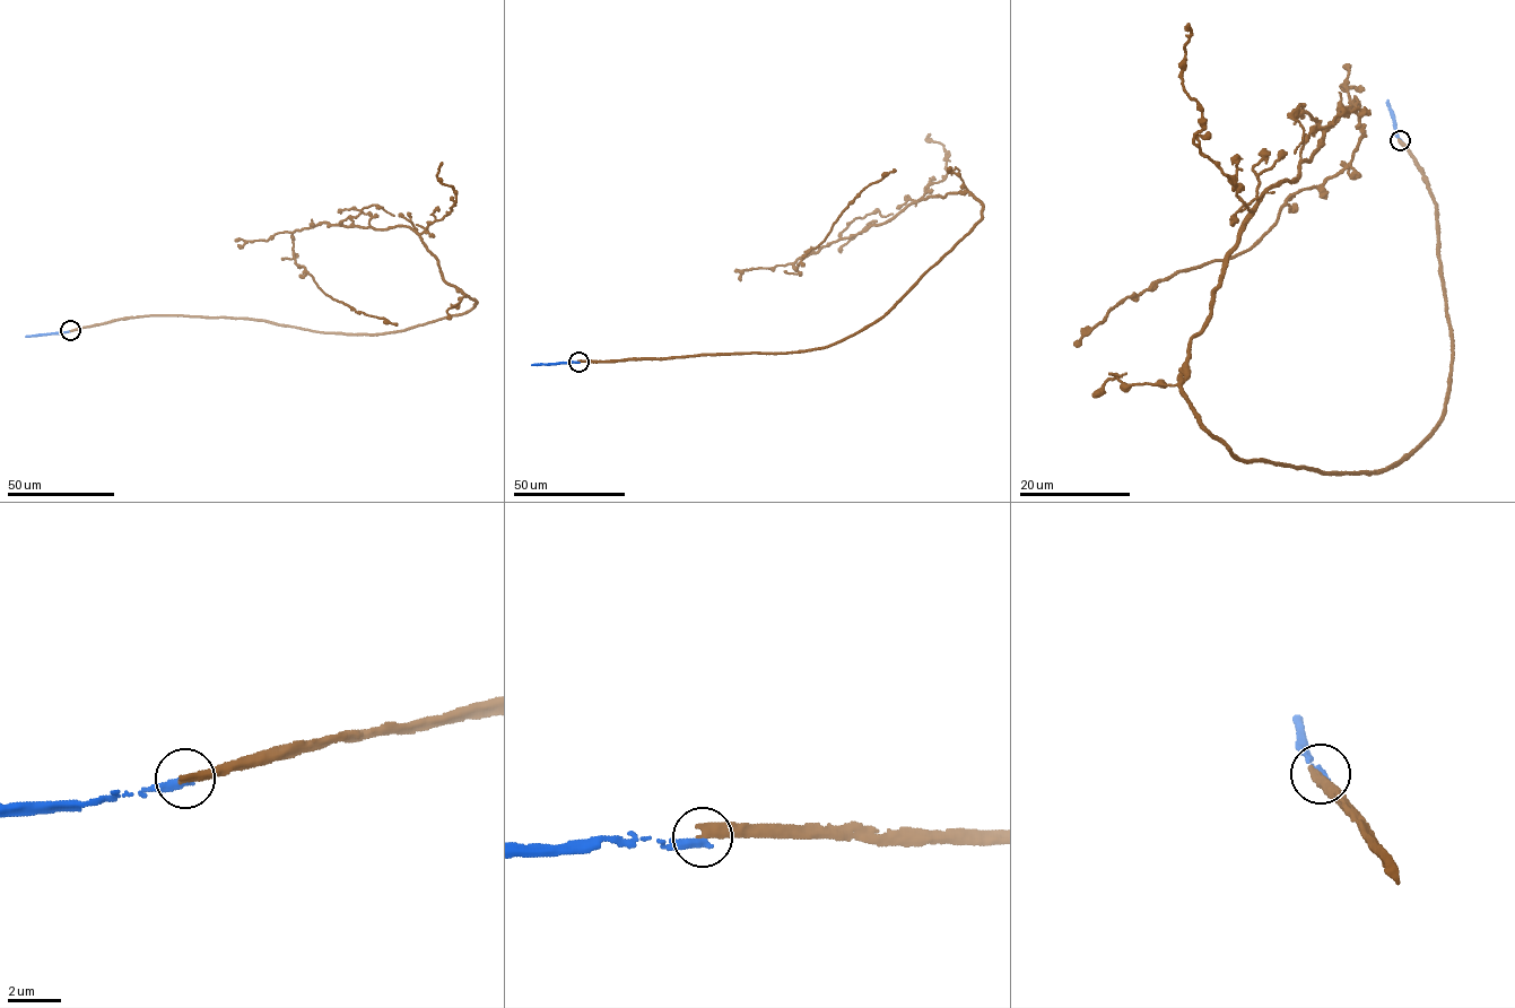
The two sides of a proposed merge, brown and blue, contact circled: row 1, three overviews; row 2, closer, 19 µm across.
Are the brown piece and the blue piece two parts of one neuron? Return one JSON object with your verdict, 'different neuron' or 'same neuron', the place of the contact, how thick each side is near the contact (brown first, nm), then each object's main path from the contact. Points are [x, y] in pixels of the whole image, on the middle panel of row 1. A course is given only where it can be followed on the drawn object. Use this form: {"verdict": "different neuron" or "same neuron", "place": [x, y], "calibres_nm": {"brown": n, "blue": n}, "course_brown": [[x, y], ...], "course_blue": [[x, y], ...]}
{"verdict": "different neuron", "place": [578, 362], "calibres_nm": {"brown": 400, "blue": 360}, "course_brown": [[578, 362], [791, 353], [867, 328], [982, 217], [969, 192], [932, 196], [795, 270], [896, 170]], "course_blue": [[578, 362], [532, 365]]}

